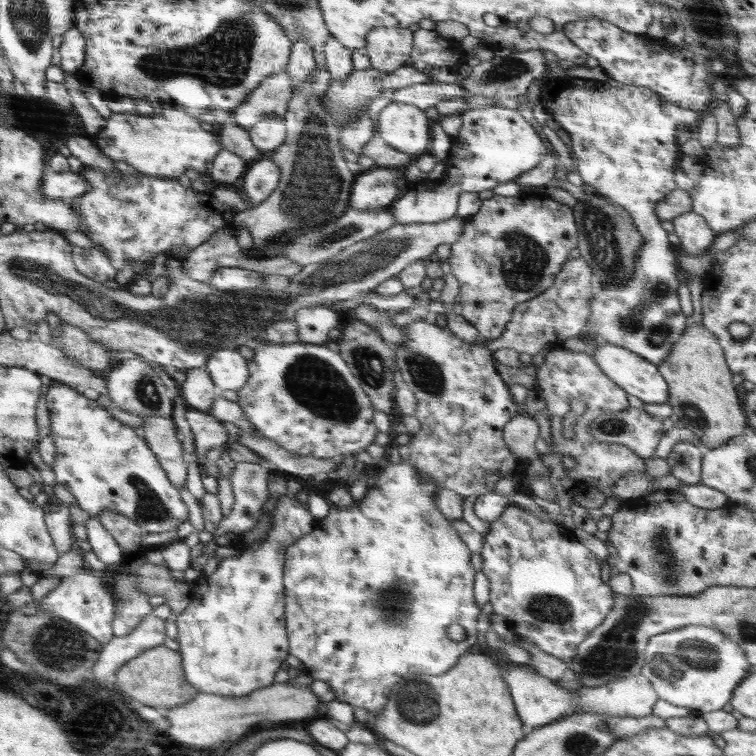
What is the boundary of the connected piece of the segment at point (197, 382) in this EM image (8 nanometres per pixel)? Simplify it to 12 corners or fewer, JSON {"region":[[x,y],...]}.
{"region":[[202,368],[181,387],[188,408],[212,416],[220,391]]}

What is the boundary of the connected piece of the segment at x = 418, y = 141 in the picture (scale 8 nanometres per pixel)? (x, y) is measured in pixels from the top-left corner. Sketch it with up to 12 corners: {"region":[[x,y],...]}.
{"region":[[390,103],[378,136],[415,157],[429,153],[425,110]]}

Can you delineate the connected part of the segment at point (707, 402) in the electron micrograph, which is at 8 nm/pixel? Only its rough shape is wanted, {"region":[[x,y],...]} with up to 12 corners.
{"region":[[687,324],[657,366],[704,449],[748,420],[718,338]]}

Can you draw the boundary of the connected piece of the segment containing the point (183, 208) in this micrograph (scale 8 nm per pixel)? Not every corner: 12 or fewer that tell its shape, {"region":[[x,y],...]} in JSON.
{"region":[[83,167],[83,233],[117,271],[180,263],[236,211],[179,179]]}

